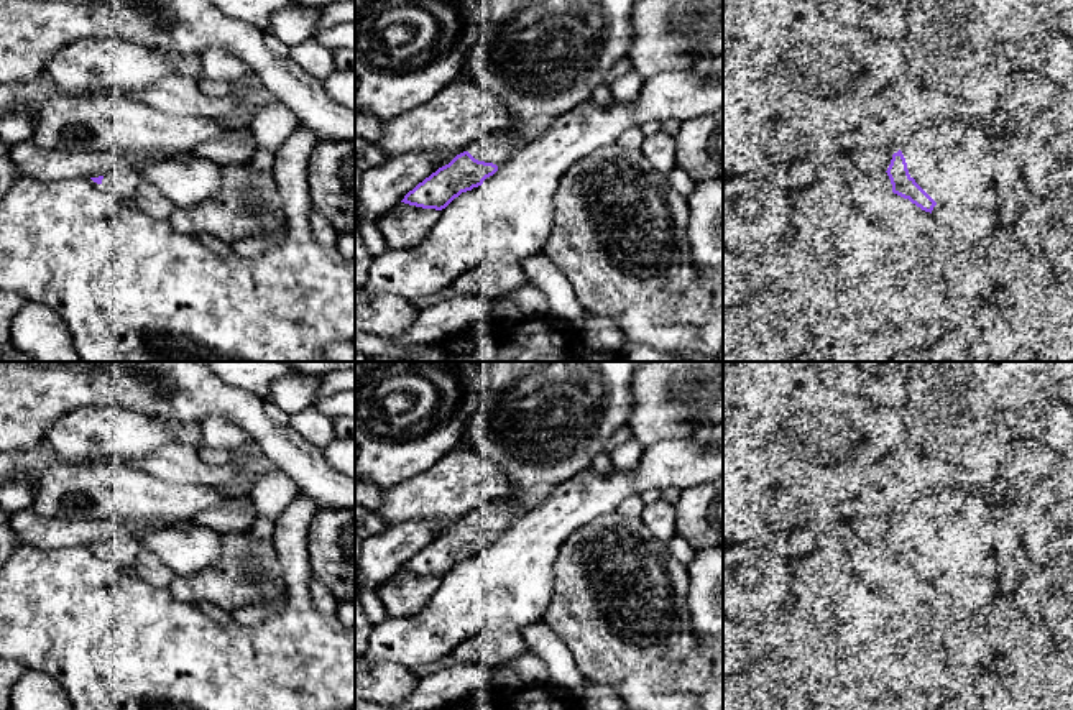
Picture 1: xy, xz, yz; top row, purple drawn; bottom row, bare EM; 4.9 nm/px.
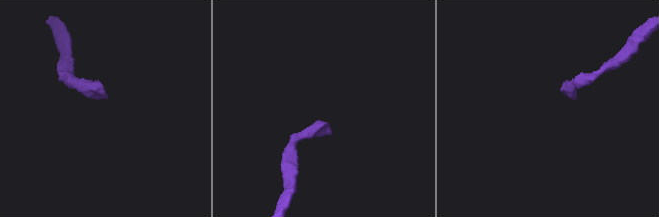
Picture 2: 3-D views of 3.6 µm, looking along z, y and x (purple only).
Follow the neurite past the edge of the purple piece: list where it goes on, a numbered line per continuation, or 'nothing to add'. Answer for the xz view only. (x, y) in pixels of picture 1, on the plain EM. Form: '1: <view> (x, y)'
1: xz (497, 516)

